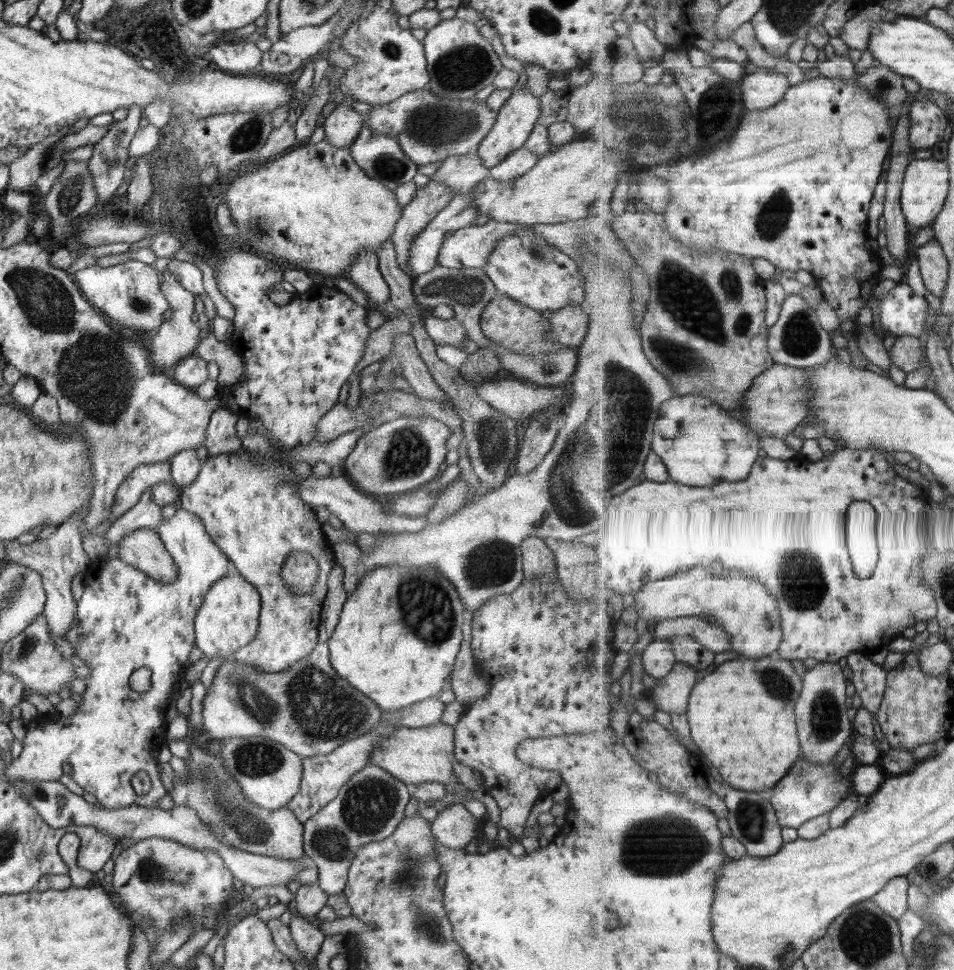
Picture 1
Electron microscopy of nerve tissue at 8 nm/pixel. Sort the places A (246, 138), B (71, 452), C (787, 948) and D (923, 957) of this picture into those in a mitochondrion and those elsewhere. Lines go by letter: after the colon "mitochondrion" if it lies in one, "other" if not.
A: mitochondrion
B: mitochondrion
C: mitochondrion
D: mitochondrion

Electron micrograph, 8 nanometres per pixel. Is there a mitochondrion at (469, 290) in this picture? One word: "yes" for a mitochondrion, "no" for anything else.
yes

